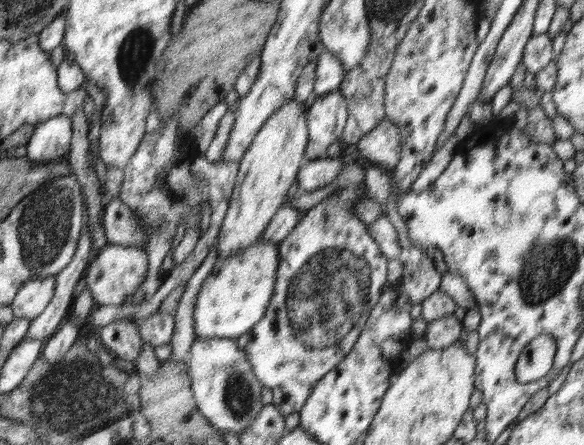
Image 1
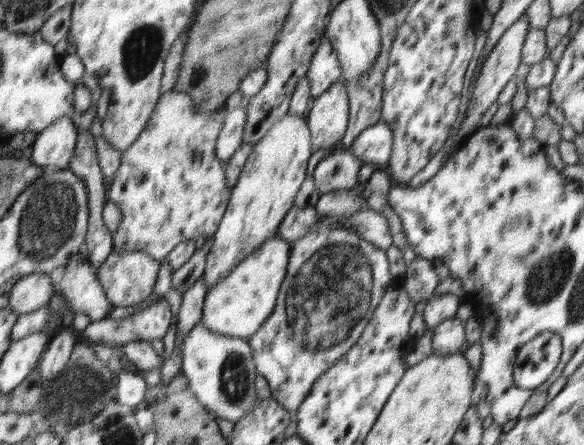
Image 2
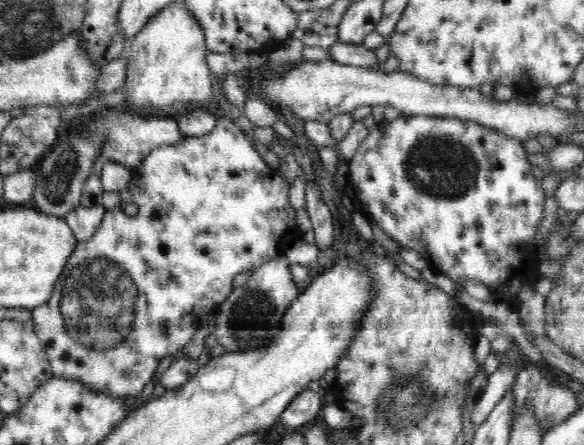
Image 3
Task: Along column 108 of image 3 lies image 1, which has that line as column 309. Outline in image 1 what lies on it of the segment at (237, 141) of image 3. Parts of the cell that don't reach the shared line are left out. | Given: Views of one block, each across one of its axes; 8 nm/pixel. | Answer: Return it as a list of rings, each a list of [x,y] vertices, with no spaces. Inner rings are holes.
[[[362,183],[362,185],[354,186],[354,188],[336,190],[336,193],[326,197],[319,204],[305,211],[298,221],[298,226],[278,244],[280,260],[278,263],[274,294],[270,299],[267,311],[250,331],[234,338],[238,348],[246,353],[248,362],[252,365],[252,372],[260,381],[261,386],[270,388],[272,391],[273,405],[278,407],[278,410],[285,416],[292,414],[292,412],[299,412],[306,400],[308,400],[312,389],[318,384],[318,381],[321,381],[327,372],[330,372],[337,364],[340,364],[341,360],[344,360],[344,357],[351,351],[354,344],[356,344],[358,335],[365,325],[370,311],[378,302],[380,295],[388,285],[388,281],[386,280],[386,267],[389,259],[382,254],[379,244],[371,237],[370,232],[368,232],[367,225],[362,223],[362,220],[358,220],[359,218],[353,209],[355,202],[357,202],[359,198],[365,197],[364,189],[365,186]]]

